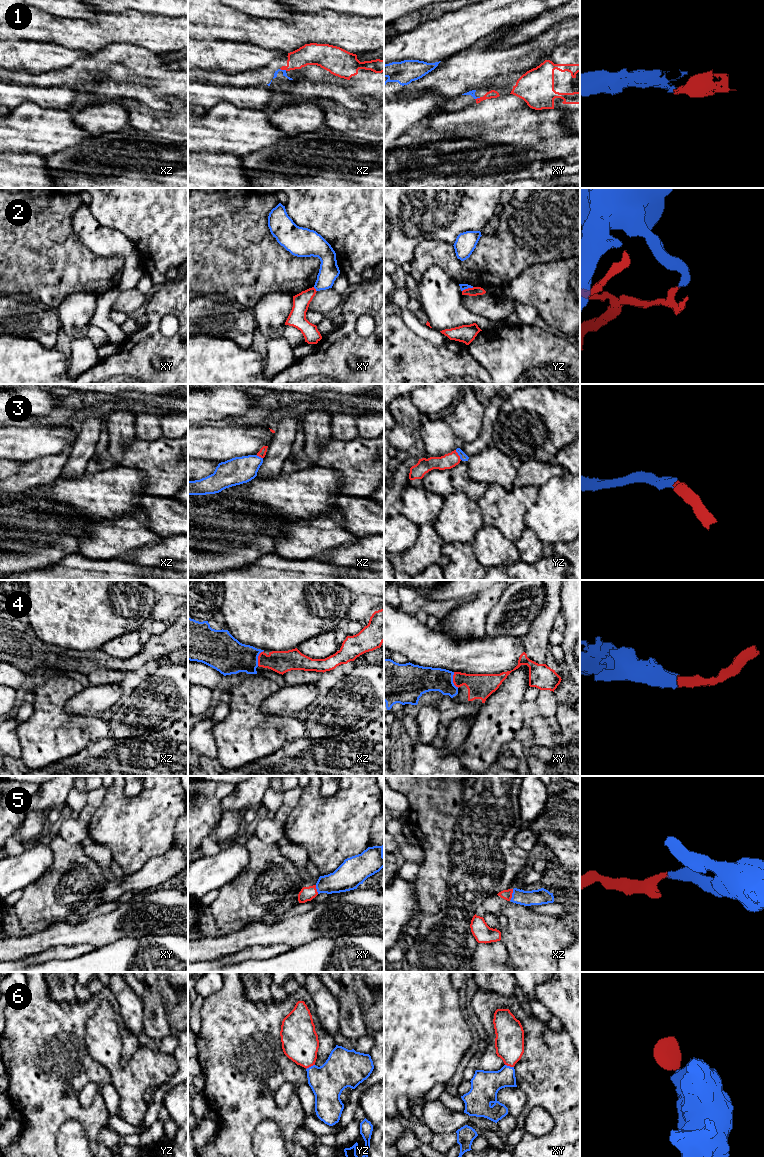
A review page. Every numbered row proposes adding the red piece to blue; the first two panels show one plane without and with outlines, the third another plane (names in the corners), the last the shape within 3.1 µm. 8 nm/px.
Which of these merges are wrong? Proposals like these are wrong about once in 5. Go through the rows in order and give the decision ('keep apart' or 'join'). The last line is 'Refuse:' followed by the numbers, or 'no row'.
1: join
2: keep apart
3: join
4: join
5: join
6: join
Refuse: 2

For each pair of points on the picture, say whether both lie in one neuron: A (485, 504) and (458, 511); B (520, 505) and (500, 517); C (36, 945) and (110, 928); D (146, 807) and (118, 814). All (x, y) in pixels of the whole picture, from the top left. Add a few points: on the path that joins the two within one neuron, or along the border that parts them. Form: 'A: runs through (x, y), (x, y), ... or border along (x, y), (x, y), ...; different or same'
A: border along (477, 502), (484, 524); different
B: runs through (515, 505), (505, 512); same
C: runs through (54, 935), (92, 932); same
D: runs through (139, 814), (125, 814); same

